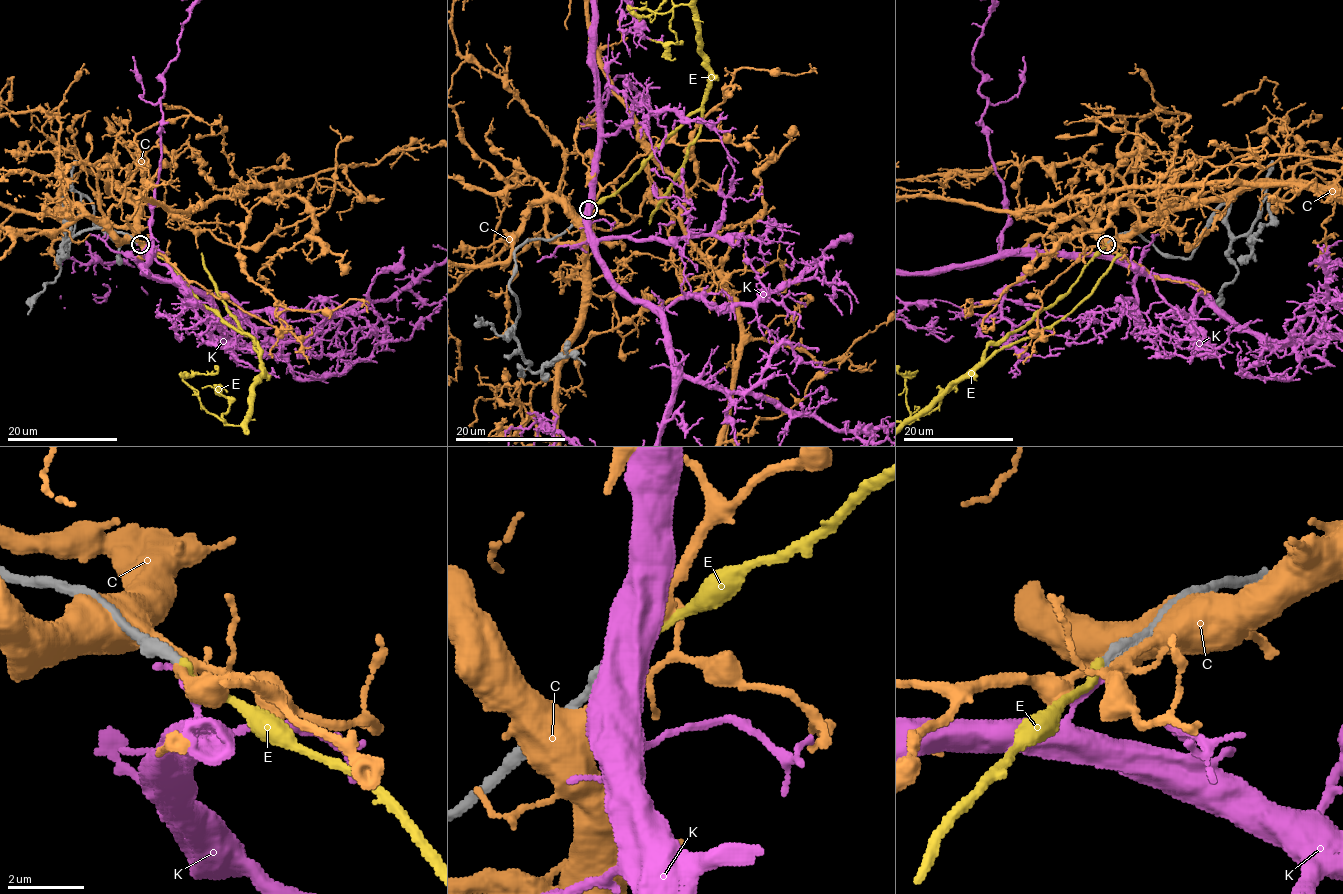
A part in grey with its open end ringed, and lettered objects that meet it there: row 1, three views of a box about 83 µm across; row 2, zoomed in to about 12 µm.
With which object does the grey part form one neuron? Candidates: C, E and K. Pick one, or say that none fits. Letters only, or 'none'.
E

